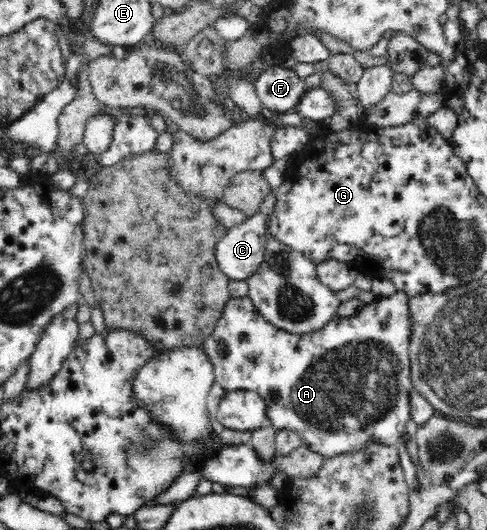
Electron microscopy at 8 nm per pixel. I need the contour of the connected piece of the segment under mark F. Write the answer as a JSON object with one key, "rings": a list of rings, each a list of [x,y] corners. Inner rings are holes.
{"rings":[[[271,66],[254,85],[267,113],[272,114],[293,111],[308,89],[304,79],[293,69],[283,66]]]}

